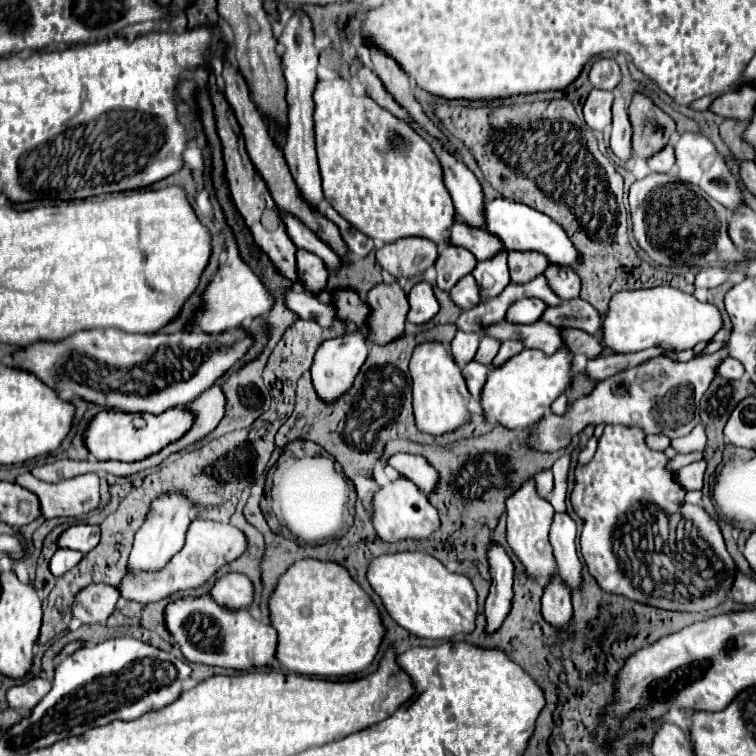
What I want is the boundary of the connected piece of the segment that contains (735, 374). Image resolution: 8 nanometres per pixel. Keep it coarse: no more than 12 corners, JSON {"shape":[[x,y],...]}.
{"shape":[[734,358],[722,360],[716,376],[738,380],[744,368]]}

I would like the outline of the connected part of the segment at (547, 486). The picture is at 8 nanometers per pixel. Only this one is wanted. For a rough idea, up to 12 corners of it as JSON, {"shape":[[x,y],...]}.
{"shape":[[552,470],[534,476],[538,494],[542,498],[552,490]]}

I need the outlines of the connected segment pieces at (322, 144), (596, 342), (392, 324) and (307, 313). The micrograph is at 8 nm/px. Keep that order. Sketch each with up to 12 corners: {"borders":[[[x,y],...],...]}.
{"borders":[[[338,76],[314,88],[324,198],[376,244],[448,244],[430,144]],[[576,328],[562,330],[566,348],[588,360],[602,354],[600,338]],[[398,282],[376,284],[366,302],[372,310],[372,342],[402,336],[408,314]],[[284,292],[288,310],[304,320],[330,328],[336,320],[332,304],[304,292]]]}

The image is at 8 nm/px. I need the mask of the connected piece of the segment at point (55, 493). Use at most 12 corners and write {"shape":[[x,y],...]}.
{"shape":[[30,472],[16,484],[44,514],[80,516],[100,502],[96,474],[48,484]]}

